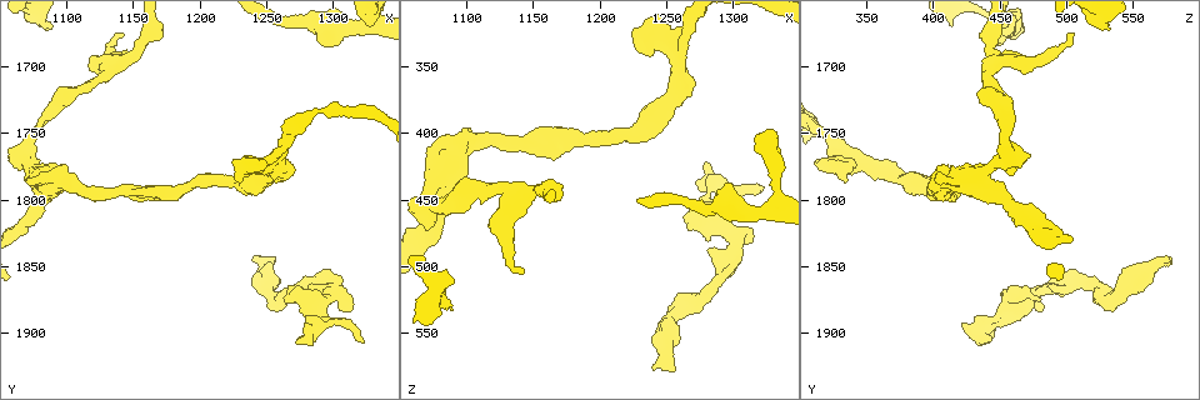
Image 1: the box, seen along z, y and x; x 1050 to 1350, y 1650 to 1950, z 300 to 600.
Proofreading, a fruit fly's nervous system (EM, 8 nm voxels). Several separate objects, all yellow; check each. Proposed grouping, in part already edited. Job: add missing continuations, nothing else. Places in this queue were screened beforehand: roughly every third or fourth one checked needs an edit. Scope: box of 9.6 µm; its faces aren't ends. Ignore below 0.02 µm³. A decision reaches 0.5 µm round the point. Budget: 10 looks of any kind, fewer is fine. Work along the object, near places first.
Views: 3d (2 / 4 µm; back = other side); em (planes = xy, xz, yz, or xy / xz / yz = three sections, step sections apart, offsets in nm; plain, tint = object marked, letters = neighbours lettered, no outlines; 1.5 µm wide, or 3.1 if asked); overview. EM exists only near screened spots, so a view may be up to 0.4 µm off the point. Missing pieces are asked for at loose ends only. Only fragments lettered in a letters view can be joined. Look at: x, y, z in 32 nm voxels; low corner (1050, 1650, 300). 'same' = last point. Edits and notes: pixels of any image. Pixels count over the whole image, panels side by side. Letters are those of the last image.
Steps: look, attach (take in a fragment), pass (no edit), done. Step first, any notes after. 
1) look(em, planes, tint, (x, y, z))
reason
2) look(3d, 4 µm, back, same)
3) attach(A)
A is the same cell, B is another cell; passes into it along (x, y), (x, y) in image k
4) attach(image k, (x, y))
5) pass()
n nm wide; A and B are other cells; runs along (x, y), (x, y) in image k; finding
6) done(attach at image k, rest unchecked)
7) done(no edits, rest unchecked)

look(3d, 2 µm, (1076, 1784, 408))
branch stops here

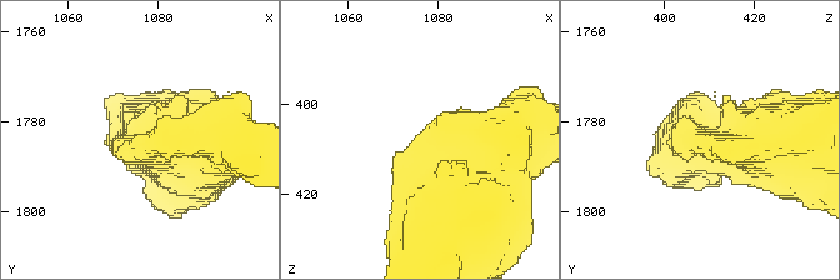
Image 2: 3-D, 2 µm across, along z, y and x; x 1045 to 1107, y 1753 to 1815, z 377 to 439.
look(em, planes, plain, (1075, 1784, 408))
need the tissue

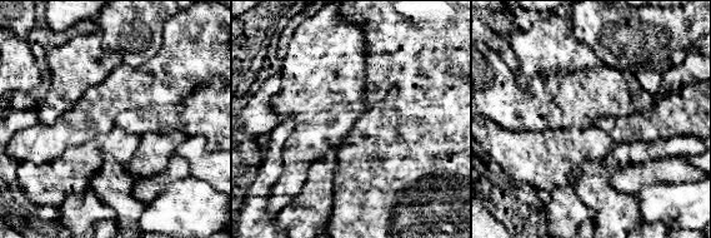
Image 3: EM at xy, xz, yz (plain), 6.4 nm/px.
look(em, planes, letters, same)

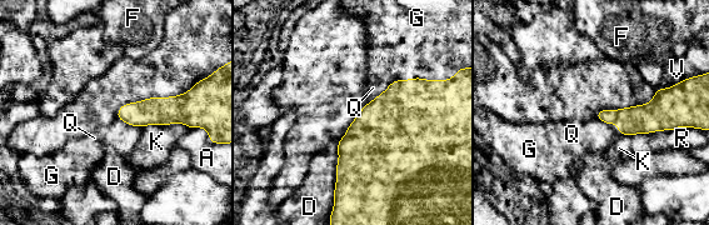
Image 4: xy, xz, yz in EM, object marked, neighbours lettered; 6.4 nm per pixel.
pass()
A, D, F, G, K, Q, R and V are other cells; runs along (198, 104), (185, 109), (119, 115) in image 4; no lettered fragment goes on from it

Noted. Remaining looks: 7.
look(em, planes, plain, (1314, 1882, 480))
branch stops here

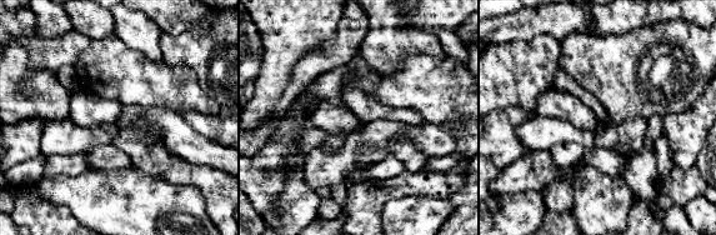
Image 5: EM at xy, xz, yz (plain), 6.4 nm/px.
look(em, planes, letters, same)

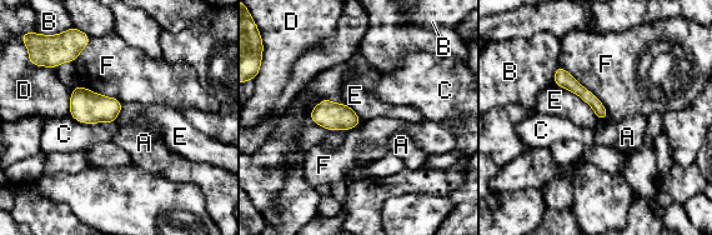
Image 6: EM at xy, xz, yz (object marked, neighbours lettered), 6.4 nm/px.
pass()
A, B, C, D, E and F are other cells; border along (553, 83), (578, 95), (600, 121) in image 6; none of them fits

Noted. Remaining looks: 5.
look(3d, 2 µm, (1258, 1844, 578))
an open end

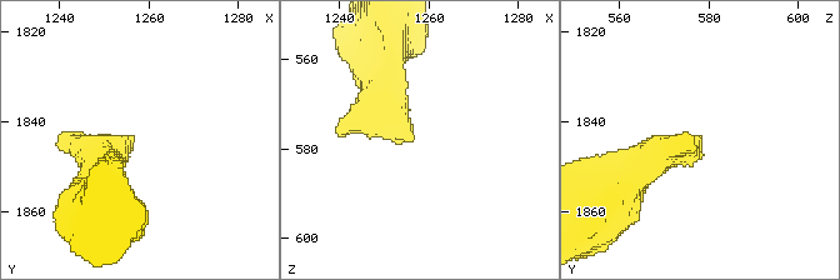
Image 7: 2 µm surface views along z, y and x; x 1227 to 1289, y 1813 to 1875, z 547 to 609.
look(em, planes, letters, (1256, 1844, 578))
shape alone is not enough

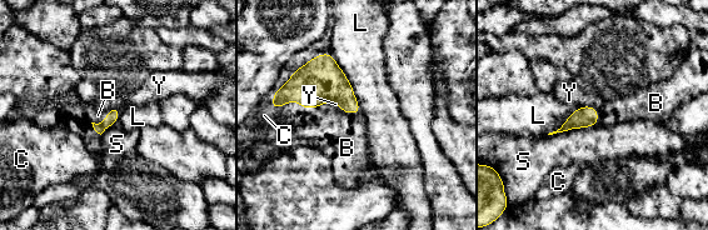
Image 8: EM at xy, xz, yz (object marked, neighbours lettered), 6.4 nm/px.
attach(B)
B is the same cell, C, L, S and Y are other cells; passes into it along (113, 114), (104, 120), (98, 115) in image 8; the neuron continues

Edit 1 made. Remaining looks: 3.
done(attach at image 8, rest unchecked)

